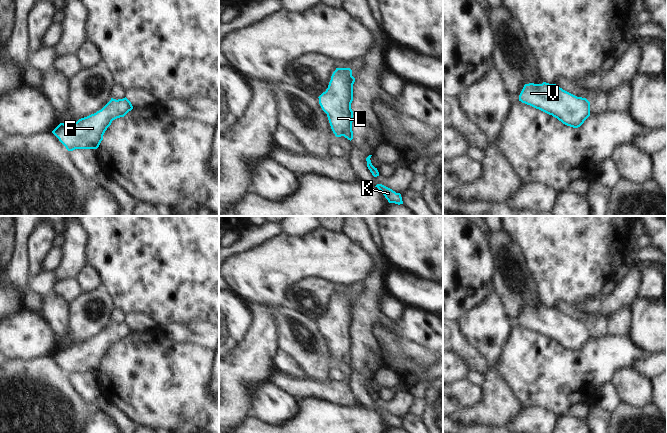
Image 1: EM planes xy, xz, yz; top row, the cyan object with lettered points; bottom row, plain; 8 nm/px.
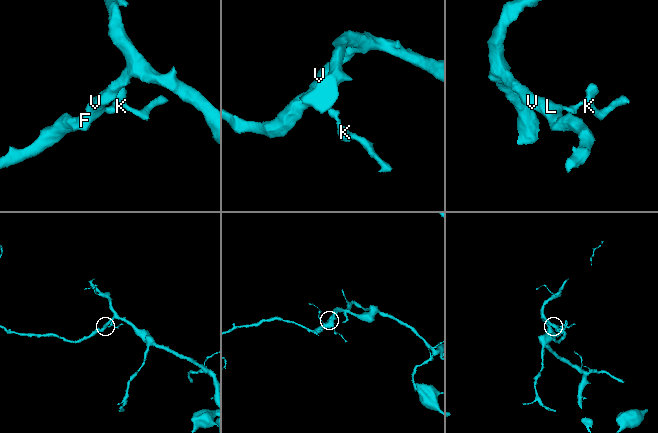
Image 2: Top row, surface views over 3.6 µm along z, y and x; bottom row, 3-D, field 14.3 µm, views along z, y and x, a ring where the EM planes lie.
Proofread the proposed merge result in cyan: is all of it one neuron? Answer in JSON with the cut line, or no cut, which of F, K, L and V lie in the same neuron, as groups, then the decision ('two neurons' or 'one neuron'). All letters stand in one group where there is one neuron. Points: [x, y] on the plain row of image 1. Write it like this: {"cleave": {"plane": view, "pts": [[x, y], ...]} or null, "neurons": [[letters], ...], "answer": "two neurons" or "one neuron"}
{"cleave": null, "neurons": [["F", "K", "L", "V"]], "answer": "one neuron"}

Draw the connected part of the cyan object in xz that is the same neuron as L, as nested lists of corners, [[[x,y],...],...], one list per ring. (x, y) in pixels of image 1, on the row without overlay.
[[[336,292],[328,312],[318,321],[335,360],[344,360],[350,365],[353,363],[351,327],[354,306],[355,302],[350,292]]]

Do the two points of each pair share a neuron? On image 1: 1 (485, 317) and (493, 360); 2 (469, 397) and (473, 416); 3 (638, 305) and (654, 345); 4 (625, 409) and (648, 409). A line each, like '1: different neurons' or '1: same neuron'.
1: same neuron
2: different neurons
3: same neuron
4: same neuron

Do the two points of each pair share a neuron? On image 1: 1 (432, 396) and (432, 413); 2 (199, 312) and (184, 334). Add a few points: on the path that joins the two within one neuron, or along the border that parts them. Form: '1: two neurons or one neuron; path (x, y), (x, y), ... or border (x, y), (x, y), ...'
1: one neuron; path (432, 400), (432, 409)
2: two neurons; border (208, 321), (171, 323)

